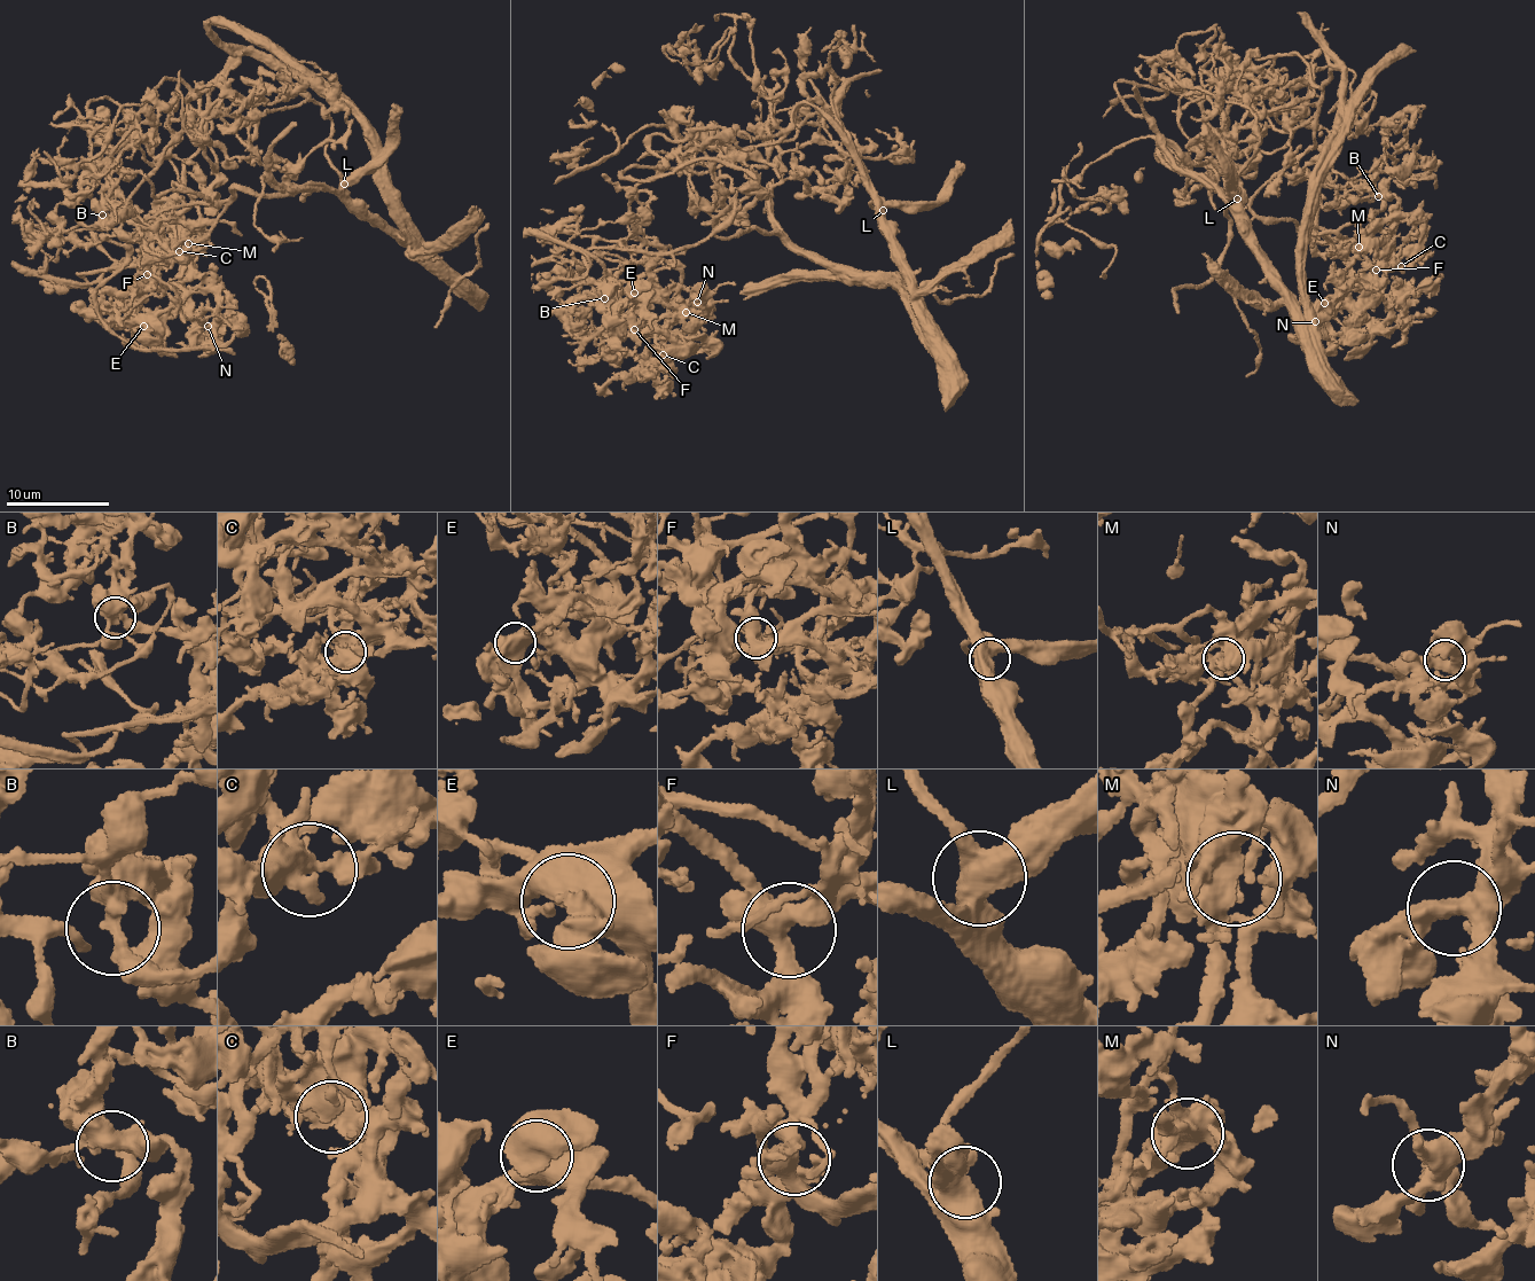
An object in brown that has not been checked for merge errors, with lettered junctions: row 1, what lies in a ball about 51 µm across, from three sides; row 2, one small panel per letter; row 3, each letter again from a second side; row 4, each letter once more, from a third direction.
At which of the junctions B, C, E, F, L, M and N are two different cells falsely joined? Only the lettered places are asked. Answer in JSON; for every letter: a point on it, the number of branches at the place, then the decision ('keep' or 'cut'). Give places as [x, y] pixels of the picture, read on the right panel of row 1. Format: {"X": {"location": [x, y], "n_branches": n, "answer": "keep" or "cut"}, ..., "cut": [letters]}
{"B": {"location": [1378, 196], "n_branches": 4, "answer": "keep"}, "C": {"location": [1401, 266], "n_branches": 6, "answer": "keep"}, "E": {"location": [1324, 303], "n_branches": 3, "answer": "keep"}, "F": {"location": [1376, 270], "n_branches": 4, "answer": "keep"}, "L": {"location": [1237, 198], "n_branches": 4, "answer": "keep"}, "M": {"location": [1359, 247], "n_branches": 3, "answer": "keep"}, "N": {"location": [1315, 321], "n_branches": 3, "answer": "keep"}, "cut": []}

